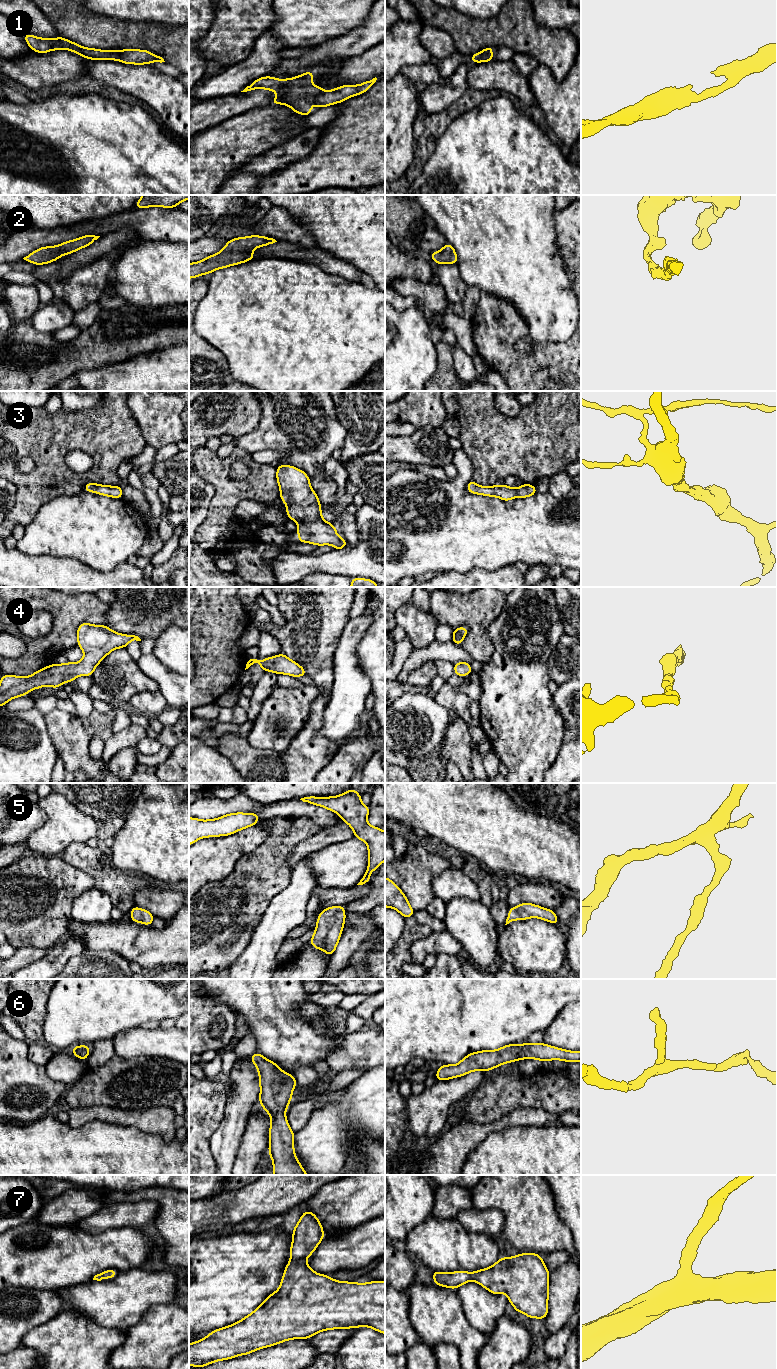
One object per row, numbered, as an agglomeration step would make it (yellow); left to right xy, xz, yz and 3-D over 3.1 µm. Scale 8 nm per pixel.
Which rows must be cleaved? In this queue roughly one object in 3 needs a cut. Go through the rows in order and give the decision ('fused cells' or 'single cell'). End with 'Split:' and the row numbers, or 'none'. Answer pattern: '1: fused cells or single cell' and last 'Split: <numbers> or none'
1: single cell
2: single cell
3: single cell
4: single cell
5: single cell
6: single cell
7: single cell
Split: none

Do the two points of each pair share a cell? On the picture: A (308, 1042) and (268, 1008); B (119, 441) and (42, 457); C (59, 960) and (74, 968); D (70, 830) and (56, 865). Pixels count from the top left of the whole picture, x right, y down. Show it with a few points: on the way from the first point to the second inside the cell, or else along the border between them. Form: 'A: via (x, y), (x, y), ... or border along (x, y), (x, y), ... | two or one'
A: via (298, 1039), (277, 1018) | one
B: via (100, 441), (61, 441) | one
C: border along (85, 951), (73, 955), (63, 968) | two
D: border along (36, 853), (59, 855) | two

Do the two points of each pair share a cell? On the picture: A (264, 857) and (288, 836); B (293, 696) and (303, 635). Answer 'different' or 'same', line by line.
A: same
B: different

